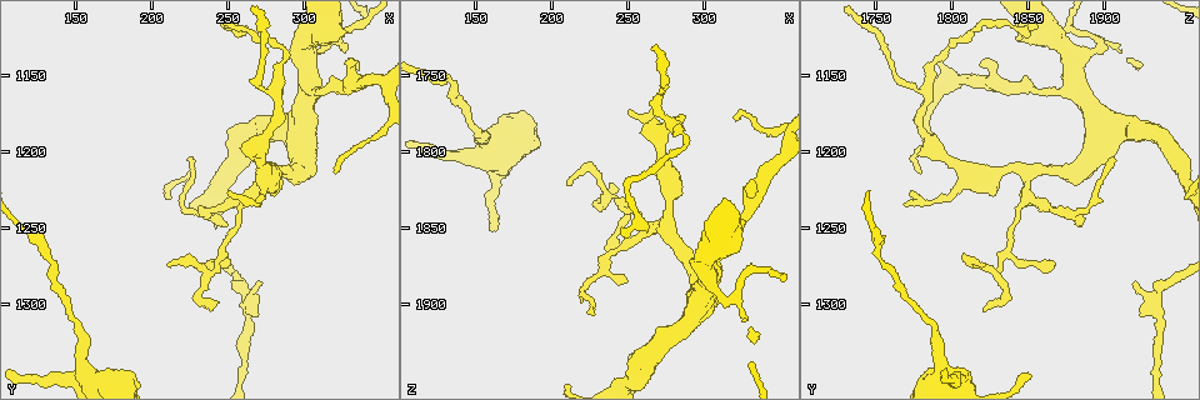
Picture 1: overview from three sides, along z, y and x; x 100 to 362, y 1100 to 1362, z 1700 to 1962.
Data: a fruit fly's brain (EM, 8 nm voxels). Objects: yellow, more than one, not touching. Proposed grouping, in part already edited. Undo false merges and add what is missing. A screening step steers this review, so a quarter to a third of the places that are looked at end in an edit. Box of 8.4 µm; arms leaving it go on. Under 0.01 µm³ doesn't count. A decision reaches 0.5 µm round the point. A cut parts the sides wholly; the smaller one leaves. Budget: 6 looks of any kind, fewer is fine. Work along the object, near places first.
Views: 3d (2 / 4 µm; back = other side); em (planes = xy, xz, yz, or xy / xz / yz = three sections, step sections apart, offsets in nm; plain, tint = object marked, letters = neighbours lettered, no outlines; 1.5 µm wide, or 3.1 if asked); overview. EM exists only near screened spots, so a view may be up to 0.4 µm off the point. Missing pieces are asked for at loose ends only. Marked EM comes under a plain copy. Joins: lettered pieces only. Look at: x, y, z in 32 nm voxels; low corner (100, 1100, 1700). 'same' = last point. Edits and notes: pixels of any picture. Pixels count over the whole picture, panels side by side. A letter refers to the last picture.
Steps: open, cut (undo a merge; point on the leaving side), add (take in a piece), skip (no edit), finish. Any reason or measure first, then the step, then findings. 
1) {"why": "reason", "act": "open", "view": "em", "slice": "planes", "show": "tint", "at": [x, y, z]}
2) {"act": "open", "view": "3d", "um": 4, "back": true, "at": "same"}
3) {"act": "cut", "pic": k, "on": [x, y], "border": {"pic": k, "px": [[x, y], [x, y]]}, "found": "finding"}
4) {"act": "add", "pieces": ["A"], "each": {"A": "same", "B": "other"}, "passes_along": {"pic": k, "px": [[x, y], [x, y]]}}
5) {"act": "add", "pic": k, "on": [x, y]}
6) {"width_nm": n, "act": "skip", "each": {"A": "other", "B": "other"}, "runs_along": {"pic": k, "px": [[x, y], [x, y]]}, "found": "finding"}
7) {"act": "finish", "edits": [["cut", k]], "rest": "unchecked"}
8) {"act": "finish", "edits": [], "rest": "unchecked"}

{"why": "an open end", "act": "open", "view": "em", "slice": "xy", "step": 4, "show": "letters", "at": [272, 1286, 1922]}

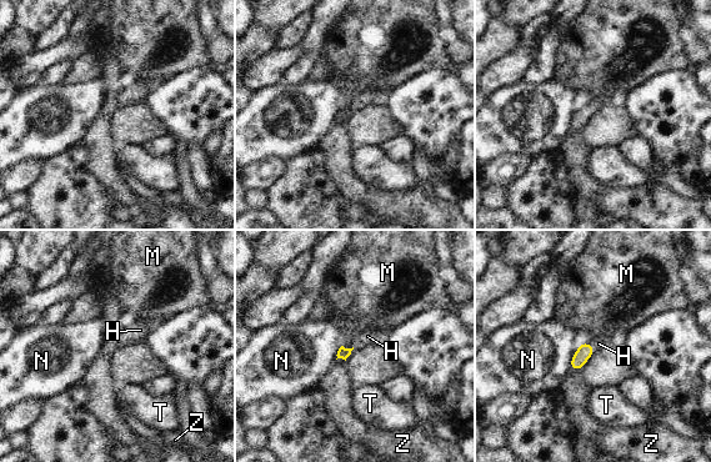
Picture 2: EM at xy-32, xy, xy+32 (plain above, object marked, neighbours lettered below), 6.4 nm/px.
{"act": "add", "pieces": ["H"], "each": {"H": "same", "M": "other", "N": "other", "T": "other", "Z": "other"}, "passes_along": {"pic": 2, "px": [[585, 351], [592, 346], [599, 344]]}, "found": "it goes on there"}

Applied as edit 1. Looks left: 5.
{"why": "an open end", "act": "open", "view": "3d", "um": 4, "at": [252, 1226, 1774]}

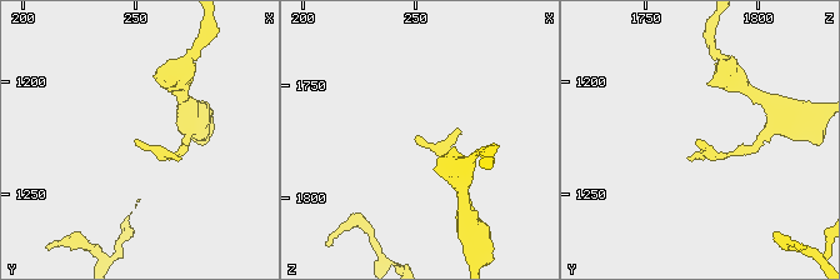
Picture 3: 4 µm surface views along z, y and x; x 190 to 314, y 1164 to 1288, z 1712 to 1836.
{"why": "now the EM", "act": "open", "view": "em", "slice": "planes", "show": "letters", "at": [251, 1226, 1773]}

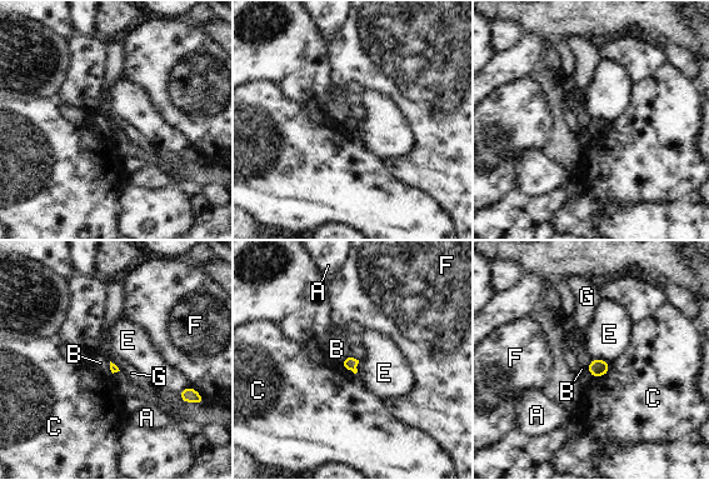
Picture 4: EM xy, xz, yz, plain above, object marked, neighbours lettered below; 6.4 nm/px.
{"act": "skip", "each": {"A": "other", "B": "other", "C": "other", "E": "other", "F": "other", "G": "other"}, "border": {"pic": 4, "px": [[359, 361], [355, 373], [348, 370]]}, "found": "none of them fits"}

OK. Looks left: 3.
{"why": "branch stops here", "act": "open", "view": "3d", "um": 4, "at": [320, 1214, 1778]}

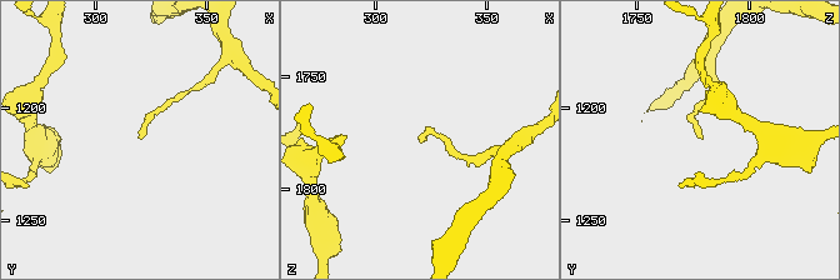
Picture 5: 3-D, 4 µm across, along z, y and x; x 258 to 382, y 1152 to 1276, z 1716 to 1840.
{"act": "open", "view": "em", "slice": "xy", "step": 4, "show": "tint", "at": [320, 1213, 1780]}

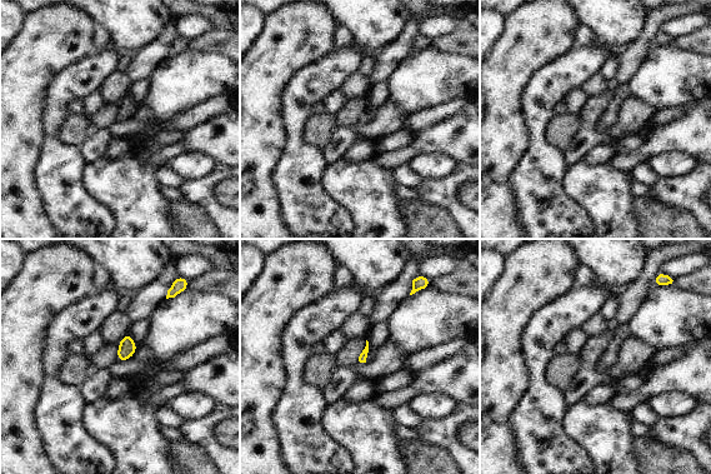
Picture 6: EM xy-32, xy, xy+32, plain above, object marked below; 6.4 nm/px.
{"act": "open", "view": "em", "slice": "planes", "show": "letters", "at": "same"}

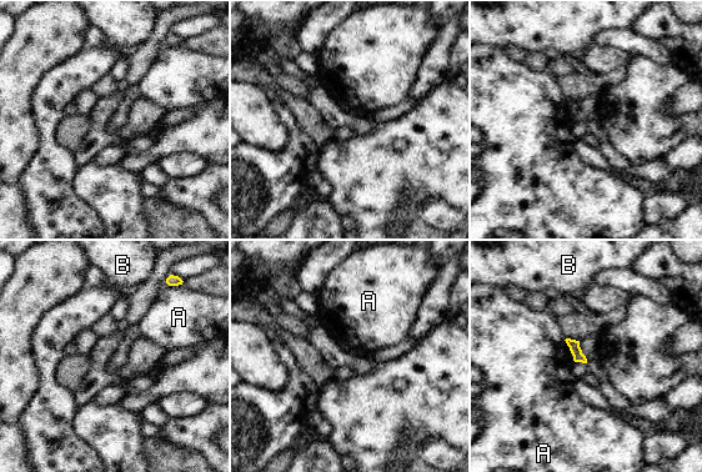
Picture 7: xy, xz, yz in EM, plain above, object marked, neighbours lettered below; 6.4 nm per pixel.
{"width_nm": 70, "act": "skip", "each": {"A": "other", "B": "other"}, "border": {"pic": 7, "px": [[563, 340], [575, 361]]}, "found": "none of them fits"}

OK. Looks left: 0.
{"act": "finish", "edits": [["add", 2]], "rest": "unchecked"}

